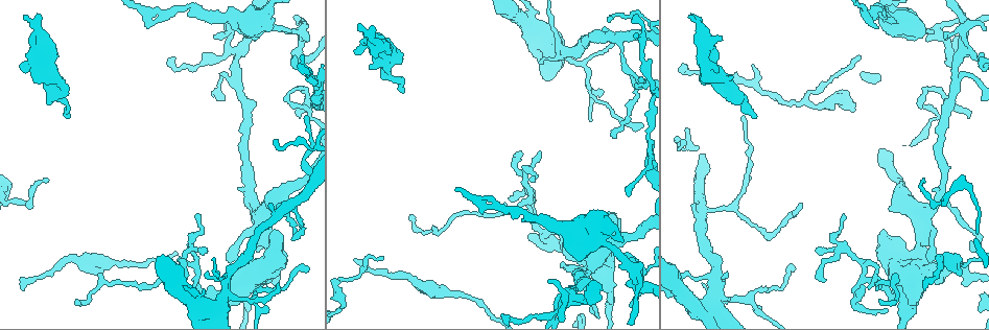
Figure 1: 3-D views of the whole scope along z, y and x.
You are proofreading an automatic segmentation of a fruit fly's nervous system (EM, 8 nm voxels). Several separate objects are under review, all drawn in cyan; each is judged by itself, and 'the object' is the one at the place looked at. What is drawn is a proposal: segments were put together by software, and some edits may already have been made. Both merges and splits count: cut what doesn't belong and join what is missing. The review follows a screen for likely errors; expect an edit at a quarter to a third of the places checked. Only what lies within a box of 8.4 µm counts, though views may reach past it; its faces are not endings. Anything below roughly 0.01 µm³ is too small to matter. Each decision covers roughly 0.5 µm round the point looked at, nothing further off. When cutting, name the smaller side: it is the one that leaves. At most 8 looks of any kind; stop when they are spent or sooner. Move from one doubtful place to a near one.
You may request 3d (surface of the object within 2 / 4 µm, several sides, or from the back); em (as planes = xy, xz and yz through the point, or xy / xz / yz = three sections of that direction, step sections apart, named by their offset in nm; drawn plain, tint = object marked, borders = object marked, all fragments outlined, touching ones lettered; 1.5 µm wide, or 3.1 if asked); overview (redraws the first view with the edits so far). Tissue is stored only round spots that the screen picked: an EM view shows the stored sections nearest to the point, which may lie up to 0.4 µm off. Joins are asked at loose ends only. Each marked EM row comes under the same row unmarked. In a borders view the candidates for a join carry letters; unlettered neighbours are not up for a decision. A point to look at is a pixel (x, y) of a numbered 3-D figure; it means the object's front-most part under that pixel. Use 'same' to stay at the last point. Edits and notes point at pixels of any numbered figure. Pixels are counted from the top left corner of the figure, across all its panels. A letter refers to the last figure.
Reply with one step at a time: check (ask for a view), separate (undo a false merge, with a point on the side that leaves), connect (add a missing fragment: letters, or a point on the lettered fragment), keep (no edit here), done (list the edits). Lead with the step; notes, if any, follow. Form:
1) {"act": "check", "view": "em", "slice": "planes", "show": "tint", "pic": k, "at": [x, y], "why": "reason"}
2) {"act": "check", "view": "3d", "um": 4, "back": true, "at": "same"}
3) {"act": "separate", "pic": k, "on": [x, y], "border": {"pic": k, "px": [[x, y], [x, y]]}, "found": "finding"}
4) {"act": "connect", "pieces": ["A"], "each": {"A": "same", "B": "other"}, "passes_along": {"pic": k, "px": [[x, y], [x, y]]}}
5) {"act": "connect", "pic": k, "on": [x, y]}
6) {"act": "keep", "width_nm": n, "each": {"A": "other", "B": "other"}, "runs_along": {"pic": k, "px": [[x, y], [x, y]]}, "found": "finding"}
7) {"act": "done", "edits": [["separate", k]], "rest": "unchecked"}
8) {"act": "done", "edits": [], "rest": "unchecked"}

{"act": "check", "view": "em", "slice": "yz", "step": 8, "show": "borders", "pic": 1, "at": [923, 181], "why": "tapers out"}

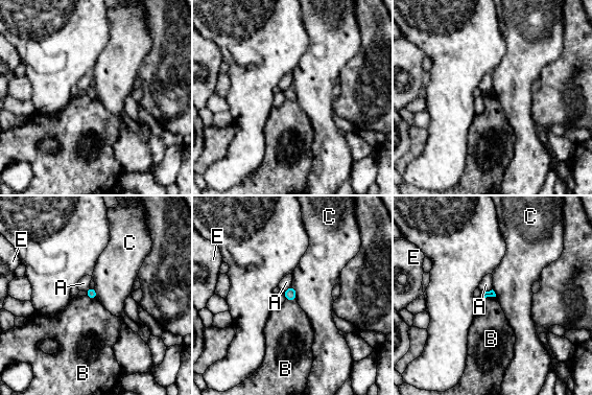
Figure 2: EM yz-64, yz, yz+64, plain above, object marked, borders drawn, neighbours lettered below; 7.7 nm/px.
{"act": "check", "view": "em", "slice": "planes", "show": "borders", "at": "same"}

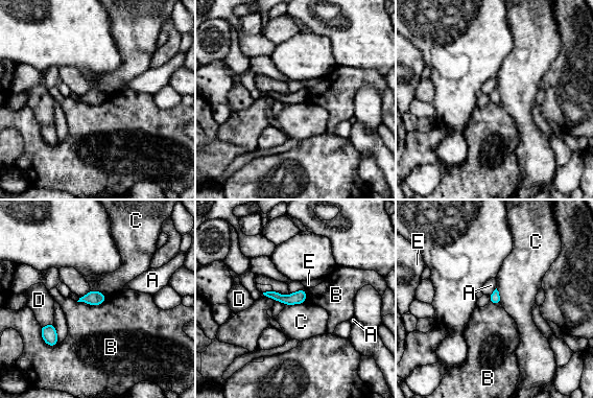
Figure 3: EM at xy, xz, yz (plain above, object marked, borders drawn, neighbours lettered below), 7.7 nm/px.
{"act": "keep", "each": {"A": "other", "B": "other", "C": "other", "D": "other", "E": "other"}, "border": {"pic": 3, "px": [[108, 298], [99, 304], [76, 301]]}, "found": "none of them fits"}

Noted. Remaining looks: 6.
{"act": "check", "view": "3d", "um": 2, "pic": 1, "at": [866, 279], "why": "closes a loop"}

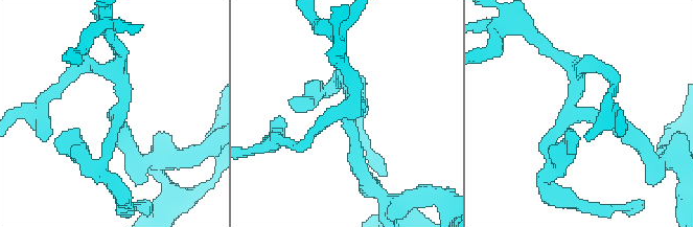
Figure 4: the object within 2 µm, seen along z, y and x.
{"act": "check", "view": "em", "slice": "xz", "step": 4, "show": "tint", "pic": 4, "at": [114, 114]}

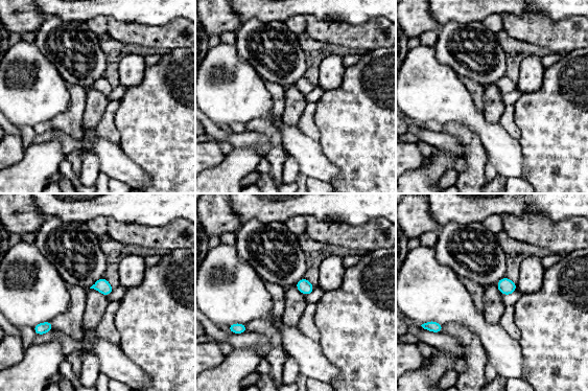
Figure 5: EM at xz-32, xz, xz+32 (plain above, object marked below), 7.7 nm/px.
{"act": "check", "view": "em", "slice": "xz", "step": 4, "show": "borders", "at": "same"}

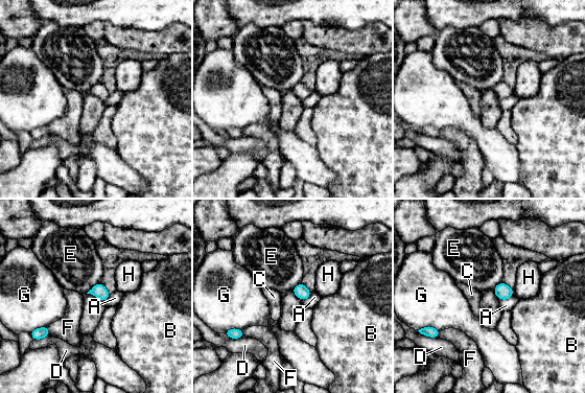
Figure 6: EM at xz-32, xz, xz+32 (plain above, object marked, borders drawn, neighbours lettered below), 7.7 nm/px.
{"act": "keep", "each": {"A": "other", "B": "other", "C": "other", "D": "other", "E": "other", "F": "other", "G": "other", "H": "other"}, "found": "continuous, no second neuron"}

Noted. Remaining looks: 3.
{"act": "check", "view": "em", "slice": "planes", "show": "tint", "pic": 1, "at": [633, 271], "why": "sharp bend"}

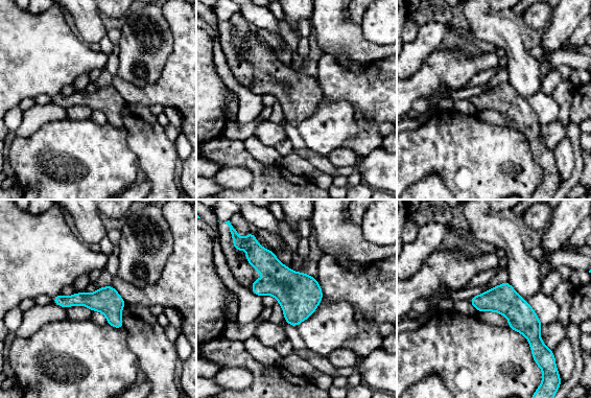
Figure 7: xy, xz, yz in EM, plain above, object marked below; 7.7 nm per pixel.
{"act": "check", "view": "em", "slice": "planes", "show": "borders", "at": "same", "why": "see the neighbours"}

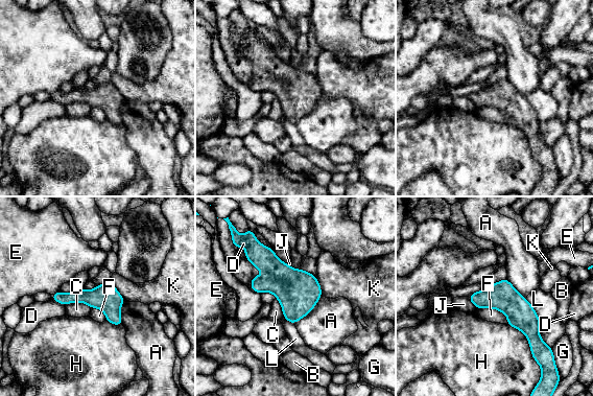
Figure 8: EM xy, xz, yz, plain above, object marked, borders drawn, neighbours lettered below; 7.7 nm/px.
{"act": "keep", "each": {"A": "other", "B": "other", "C": "other", "D": "other", "E": "other", "F": "other", "G": "other", "H": "other", "J": "other", "K": "other", "L": "other"}, "runs_along": {"pic": 8, "px": [[472, 297], [500, 298], [536, 345]]}, "found": "all the same neuron"}

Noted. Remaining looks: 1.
{"act": "done", "edits": [], "rest": "unchecked"}

